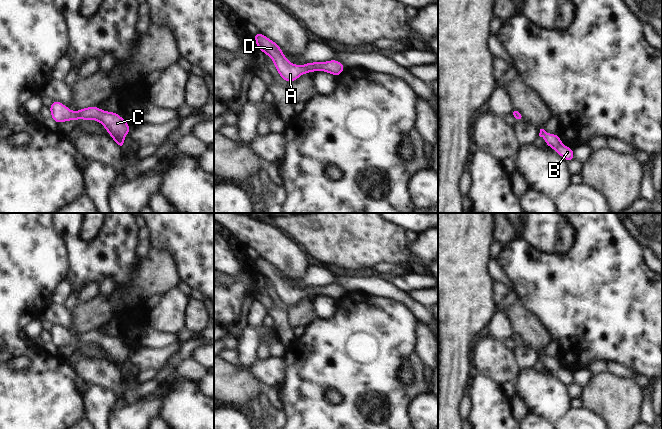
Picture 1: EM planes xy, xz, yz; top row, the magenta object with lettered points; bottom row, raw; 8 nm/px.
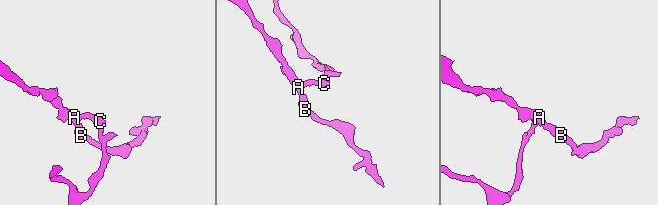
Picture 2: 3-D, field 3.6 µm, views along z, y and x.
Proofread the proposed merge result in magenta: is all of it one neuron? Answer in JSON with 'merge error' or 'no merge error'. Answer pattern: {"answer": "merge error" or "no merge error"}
{"answer": "no merge error"}

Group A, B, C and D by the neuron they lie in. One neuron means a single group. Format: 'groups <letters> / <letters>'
groups A B C D

